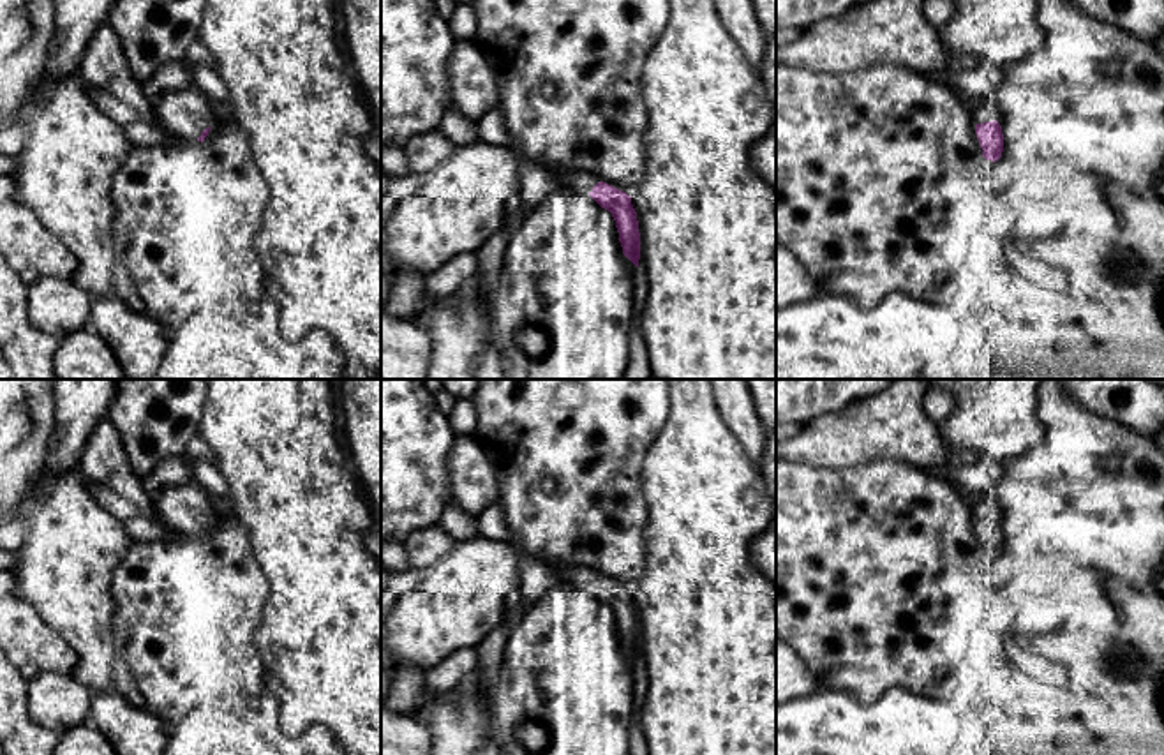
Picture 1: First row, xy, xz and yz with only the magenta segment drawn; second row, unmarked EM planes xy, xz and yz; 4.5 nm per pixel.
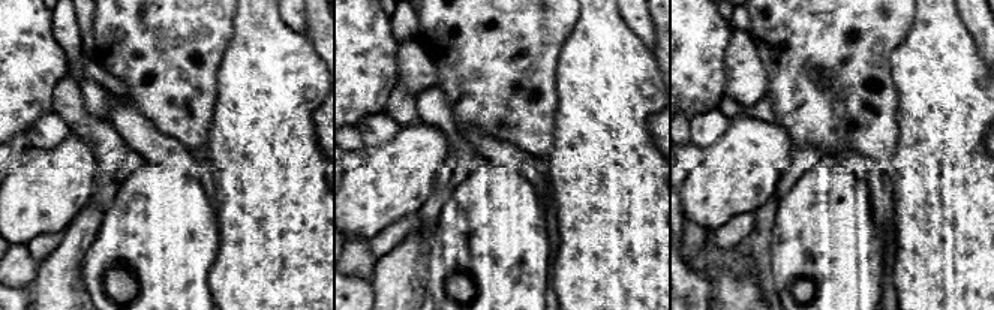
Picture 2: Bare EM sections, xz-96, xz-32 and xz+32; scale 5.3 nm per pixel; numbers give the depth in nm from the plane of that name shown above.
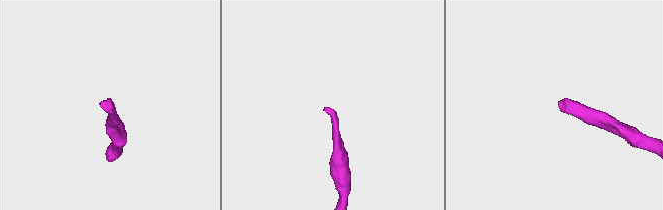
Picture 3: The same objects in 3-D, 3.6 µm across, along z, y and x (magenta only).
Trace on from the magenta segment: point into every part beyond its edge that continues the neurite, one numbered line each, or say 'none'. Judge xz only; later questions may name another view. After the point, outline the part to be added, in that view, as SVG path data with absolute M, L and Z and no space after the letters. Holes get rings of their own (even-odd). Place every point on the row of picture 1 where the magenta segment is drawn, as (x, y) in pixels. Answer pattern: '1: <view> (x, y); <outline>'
1: xz (581, 182); M548 169L559 185L559 189L568 189L580 196L589 196L593 187L600 182L594 175L586 171L570 171L570 169Z

